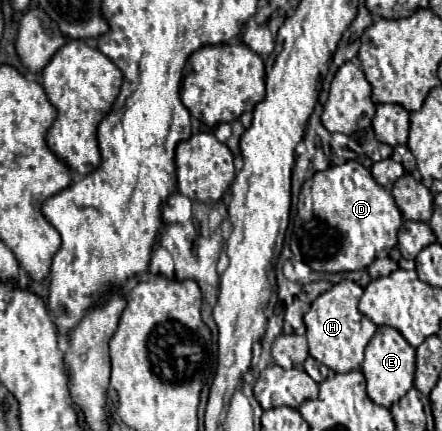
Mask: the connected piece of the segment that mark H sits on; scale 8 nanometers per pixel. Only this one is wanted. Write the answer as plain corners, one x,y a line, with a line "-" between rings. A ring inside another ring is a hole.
343,279
329,291
321,293
311,303
311,311
305,315
309,355
315,357
319,363
327,365
329,369
333,369
335,373
349,373
361,365
363,351
377,329
377,325
369,321
365,315
361,315
357,309
361,295
363,289
357,283

